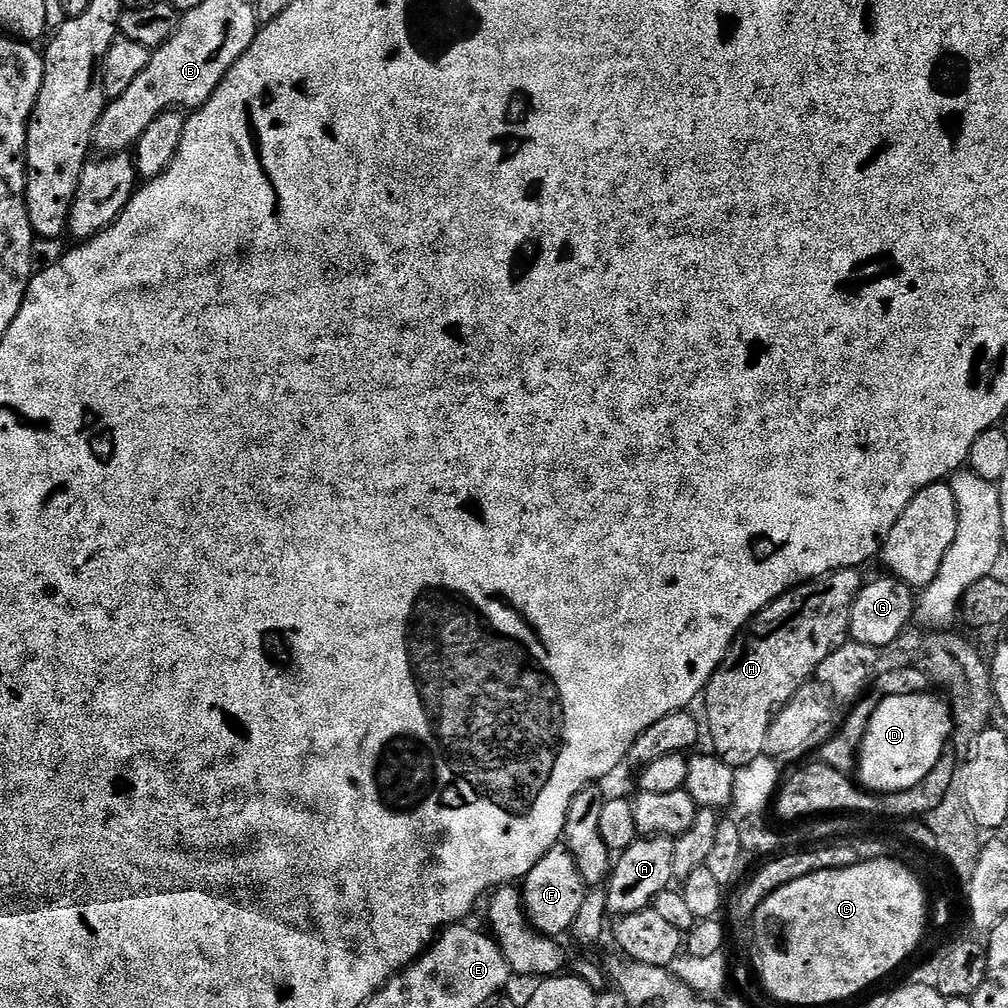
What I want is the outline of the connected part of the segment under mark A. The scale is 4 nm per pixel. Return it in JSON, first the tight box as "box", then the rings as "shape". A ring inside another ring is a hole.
{"box":[606,836,674,917],"shape":[[[653,836],[651,838],[638,838],[632,845],[615,857],[611,873],[606,881],[608,893],[608,911],[613,917],[629,916],[638,910],[649,907],[652,900],[663,892],[669,891],[673,883],[672,867],[674,866],[674,846],[667,836]]]}

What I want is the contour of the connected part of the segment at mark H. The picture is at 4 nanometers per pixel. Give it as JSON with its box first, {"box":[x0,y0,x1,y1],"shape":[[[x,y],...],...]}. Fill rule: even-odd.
{"box":[702,568,862,770],"shape":[[[842,568],[791,588],[773,604],[762,609],[732,643],[732,649],[726,654],[720,671],[712,675],[702,693],[702,704],[708,707],[706,736],[712,739],[711,751],[733,770],[764,755],[766,733],[770,731],[772,719],[782,710],[782,706],[786,706],[786,702],[790,702],[790,698],[794,698],[794,694],[798,694],[803,684],[815,677],[816,668],[850,640],[850,610],[862,587],[860,574],[855,568]]]}

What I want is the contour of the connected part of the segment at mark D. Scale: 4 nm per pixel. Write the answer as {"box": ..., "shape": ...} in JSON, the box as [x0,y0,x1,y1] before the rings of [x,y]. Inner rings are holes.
{"box":[858,691,954,794],"shape":[[[931,691],[919,692],[918,694],[906,694],[905,696],[891,696],[886,698],[874,710],[870,718],[865,737],[862,738],[858,755],[859,783],[870,793],[889,794],[909,790],[922,782],[934,765],[942,758],[944,748],[950,744],[954,736],[952,709],[949,701],[932,696]]]}

